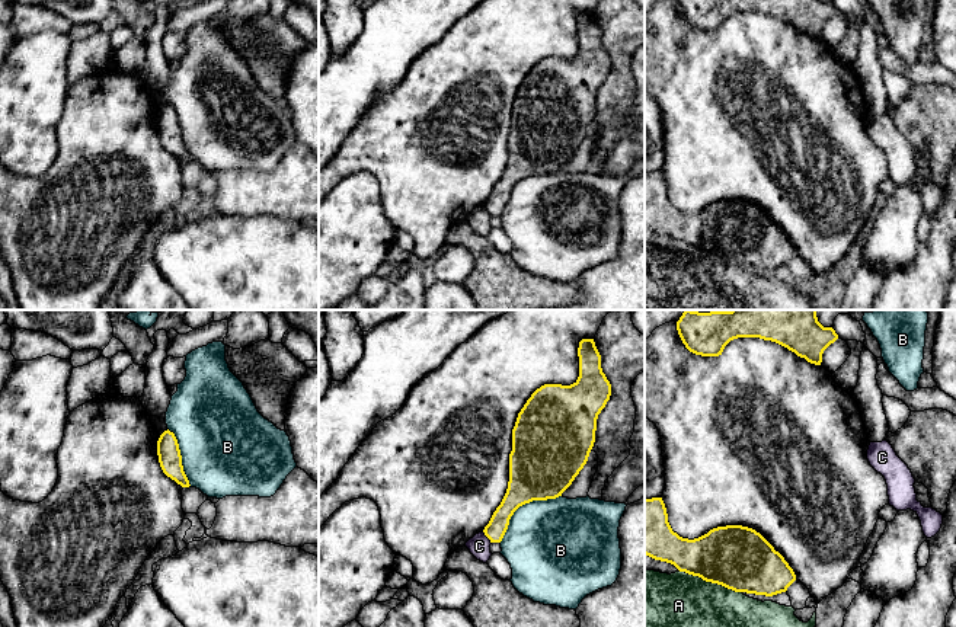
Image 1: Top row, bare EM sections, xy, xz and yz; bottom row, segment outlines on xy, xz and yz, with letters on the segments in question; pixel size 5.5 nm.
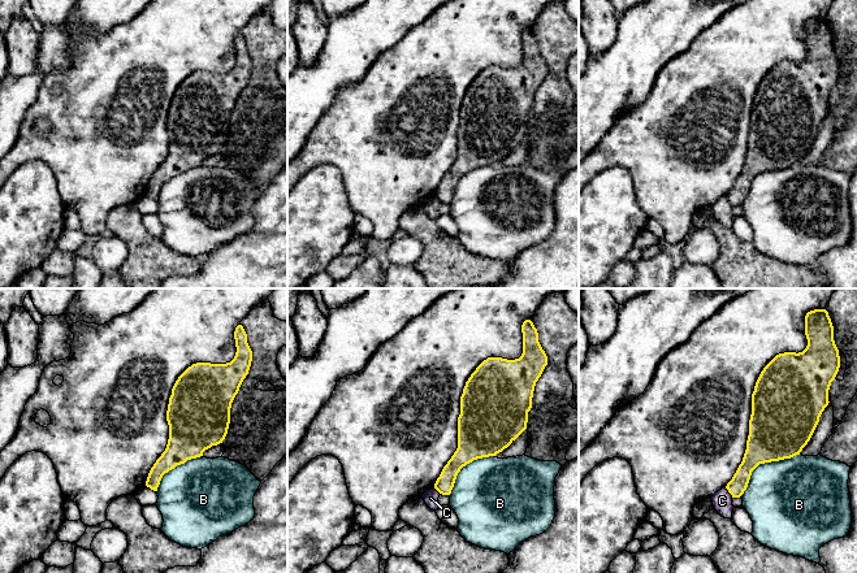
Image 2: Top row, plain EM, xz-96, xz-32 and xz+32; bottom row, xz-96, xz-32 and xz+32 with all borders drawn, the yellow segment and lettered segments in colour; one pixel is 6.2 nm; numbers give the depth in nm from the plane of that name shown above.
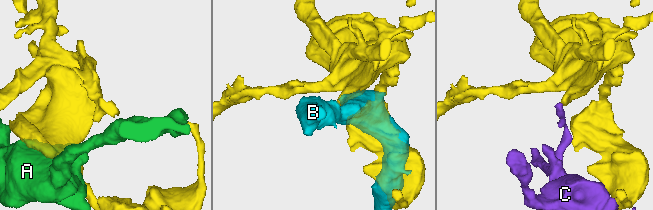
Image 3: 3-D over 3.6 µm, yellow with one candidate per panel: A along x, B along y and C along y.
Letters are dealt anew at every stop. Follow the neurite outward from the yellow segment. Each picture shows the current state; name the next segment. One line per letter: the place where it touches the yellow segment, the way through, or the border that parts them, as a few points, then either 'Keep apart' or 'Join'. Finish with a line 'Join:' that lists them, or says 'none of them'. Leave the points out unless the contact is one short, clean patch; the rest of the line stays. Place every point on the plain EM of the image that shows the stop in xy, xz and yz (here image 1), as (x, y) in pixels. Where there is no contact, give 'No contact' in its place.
A: Touches yellow at yz (710, 255). Keep apart
B: Touches yellow at xz (523, 178). Keep apart
C: Touches yellow at xz (486, 210). Boundary: xz (483, 205), (491, 217). Keep apart
Join: none of them

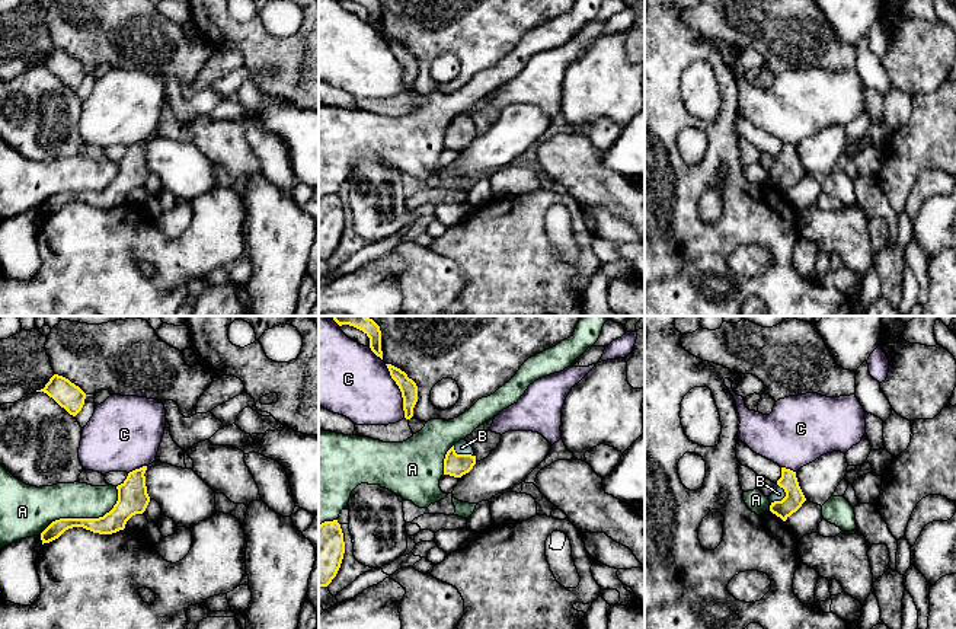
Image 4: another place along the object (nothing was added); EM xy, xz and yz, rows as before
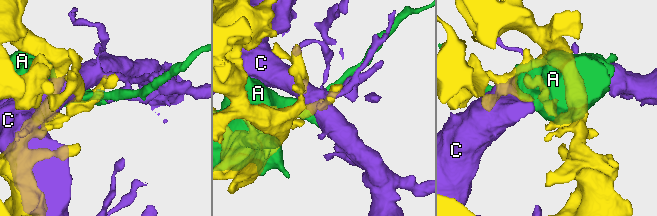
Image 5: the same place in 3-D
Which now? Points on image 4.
A: Touches yellow at xy (86, 192). Keep apart
B: Touches yellow at yz (785, 171). Path across: yz (793, 173), (785, 171), (779, 168). Join
C: Touches yellow at xz (400, 64). Keep apart
Join: B

